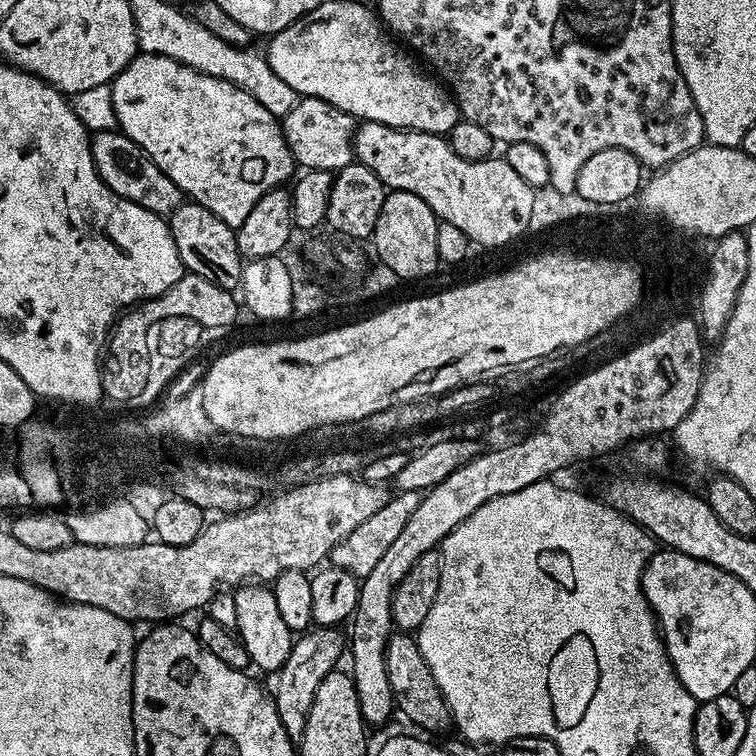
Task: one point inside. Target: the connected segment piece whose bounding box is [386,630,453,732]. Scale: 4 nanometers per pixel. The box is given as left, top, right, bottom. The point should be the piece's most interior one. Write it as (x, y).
(415, 693)

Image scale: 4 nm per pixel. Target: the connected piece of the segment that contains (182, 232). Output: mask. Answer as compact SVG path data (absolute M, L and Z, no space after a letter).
M185 202L173 210L167 222L178 258L191 275L201 276L206 278L206 282L214 282L214 286L229 290L241 287L245 261L238 250L236 228L229 221L218 218L218 214L206 210L206 206Z

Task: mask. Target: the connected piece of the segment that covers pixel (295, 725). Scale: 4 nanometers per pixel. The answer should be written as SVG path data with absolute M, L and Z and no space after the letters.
M313 627L311 630L297 635L292 642L290 654L286 654L286 662L274 674L276 688L274 699L278 718L282 718L282 726L292 741L299 742L306 730L306 718L310 718L310 706L314 706L314 694L326 674L337 671L340 655L346 652L346 636L340 633L339 627Z

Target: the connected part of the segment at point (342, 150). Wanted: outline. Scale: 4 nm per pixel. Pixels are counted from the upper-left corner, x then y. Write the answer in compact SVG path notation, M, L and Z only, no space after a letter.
M301 96L295 106L282 118L284 137L297 165L304 170L326 170L337 173L354 160L354 141L358 121L356 117L338 110L330 102L313 96Z

